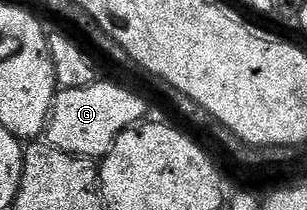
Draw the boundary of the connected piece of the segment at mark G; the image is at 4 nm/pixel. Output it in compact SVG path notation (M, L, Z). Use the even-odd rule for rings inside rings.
M97 81L82 89L60 89L52 103L52 117L48 120L46 139L62 153L100 161L111 149L112 142L129 127L137 126L145 118L143 115L143 101L134 92L116 83Z

